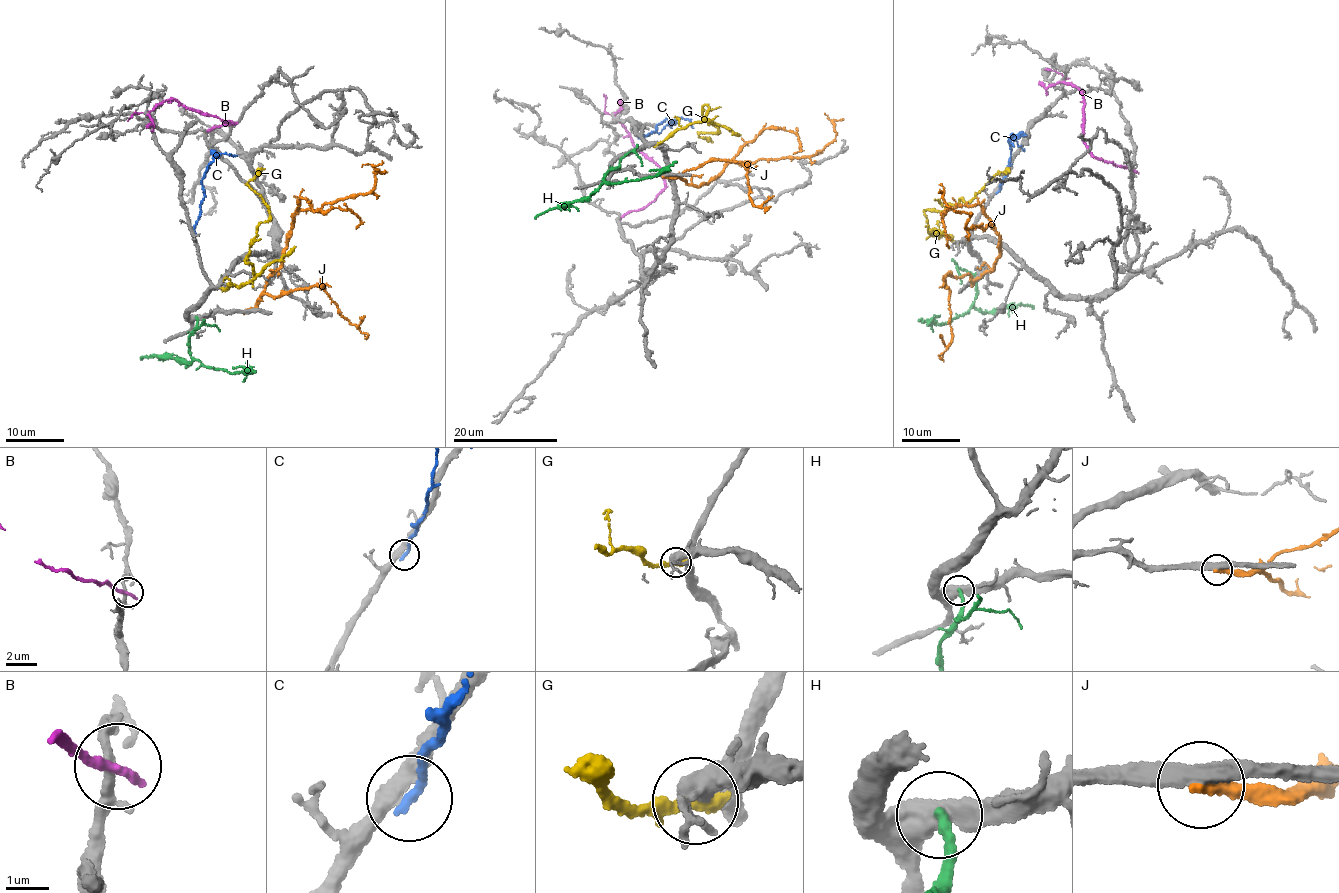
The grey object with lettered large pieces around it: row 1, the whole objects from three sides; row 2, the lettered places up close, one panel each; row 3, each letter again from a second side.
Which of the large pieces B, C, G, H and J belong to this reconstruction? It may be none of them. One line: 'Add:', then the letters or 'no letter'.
Add: no letter

